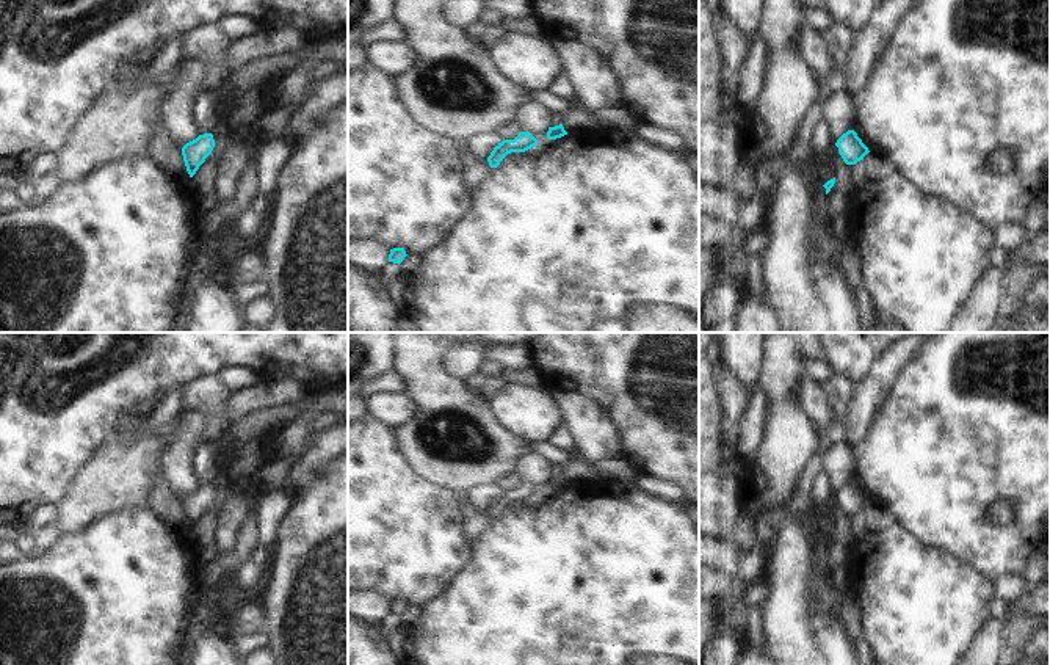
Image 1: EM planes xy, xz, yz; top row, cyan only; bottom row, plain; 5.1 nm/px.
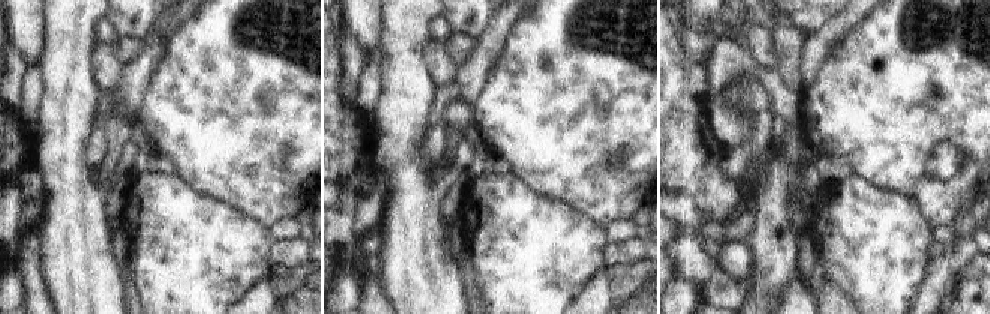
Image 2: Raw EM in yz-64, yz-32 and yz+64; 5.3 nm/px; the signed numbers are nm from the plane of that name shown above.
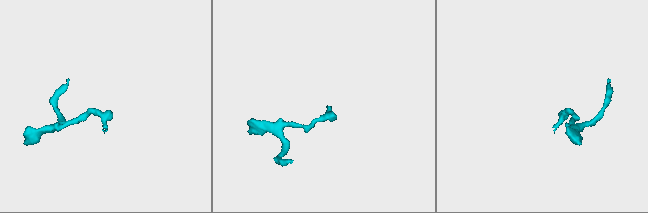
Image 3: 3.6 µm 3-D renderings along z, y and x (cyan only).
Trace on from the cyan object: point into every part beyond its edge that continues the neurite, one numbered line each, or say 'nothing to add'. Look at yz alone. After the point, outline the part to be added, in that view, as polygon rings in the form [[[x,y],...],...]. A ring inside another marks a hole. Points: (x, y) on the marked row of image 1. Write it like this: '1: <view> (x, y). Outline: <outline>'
1: yz (807, 297). Outline: [[[791,166],[766,209],[771,240],[762,254],[763,279],[784,332],[862,332],[857,300],[842,270],[824,267],[812,245],[824,190],[812,194]]]

